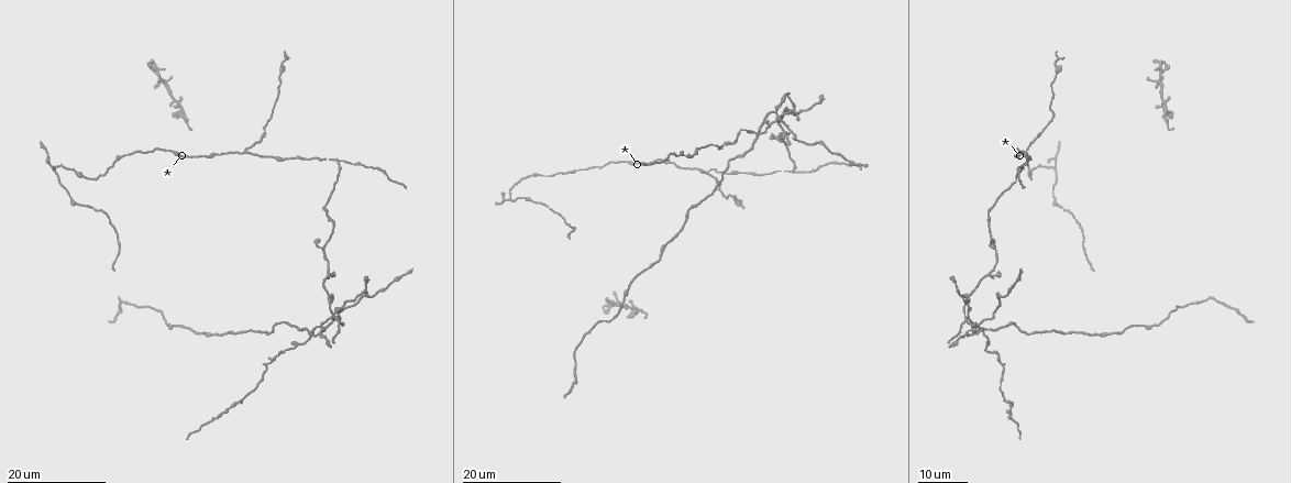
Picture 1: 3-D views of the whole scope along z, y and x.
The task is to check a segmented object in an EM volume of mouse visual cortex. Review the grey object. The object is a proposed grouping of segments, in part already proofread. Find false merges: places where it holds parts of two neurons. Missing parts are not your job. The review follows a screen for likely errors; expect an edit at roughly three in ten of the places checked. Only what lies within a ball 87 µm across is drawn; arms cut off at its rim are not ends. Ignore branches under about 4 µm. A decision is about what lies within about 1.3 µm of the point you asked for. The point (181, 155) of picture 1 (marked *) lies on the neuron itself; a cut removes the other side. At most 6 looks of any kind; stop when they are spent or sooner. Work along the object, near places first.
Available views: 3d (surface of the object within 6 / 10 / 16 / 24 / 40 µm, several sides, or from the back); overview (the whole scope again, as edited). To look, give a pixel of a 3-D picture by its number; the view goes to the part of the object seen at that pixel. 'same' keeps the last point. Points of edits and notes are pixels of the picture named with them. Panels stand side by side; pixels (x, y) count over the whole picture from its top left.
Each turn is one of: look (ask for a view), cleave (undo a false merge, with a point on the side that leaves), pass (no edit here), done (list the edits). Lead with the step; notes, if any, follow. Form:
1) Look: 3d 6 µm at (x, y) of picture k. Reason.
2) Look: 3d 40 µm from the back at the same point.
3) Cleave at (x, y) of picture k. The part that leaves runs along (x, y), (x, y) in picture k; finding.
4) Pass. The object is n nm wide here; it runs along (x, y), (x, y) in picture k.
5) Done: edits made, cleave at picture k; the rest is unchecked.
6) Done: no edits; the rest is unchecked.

Look: 3d 24 µm at (699, 170) of picture 1. Two arms in line, one across.

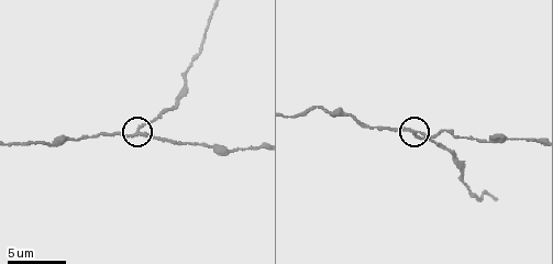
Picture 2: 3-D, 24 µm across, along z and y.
Look: 3d 6 µm at (140, 132) of picture 2. Zoom in.

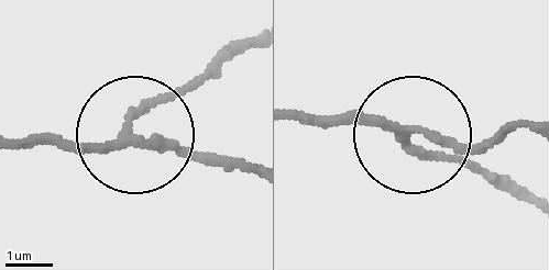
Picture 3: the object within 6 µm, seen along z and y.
Pass. The object is 170 nm wide here; it runs along (298, 120), (381, 120), (507, 187) in picture 3; one neuron here.

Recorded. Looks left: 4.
Look: 3d 16 µm at (339, 162) of picture 1. A fork.

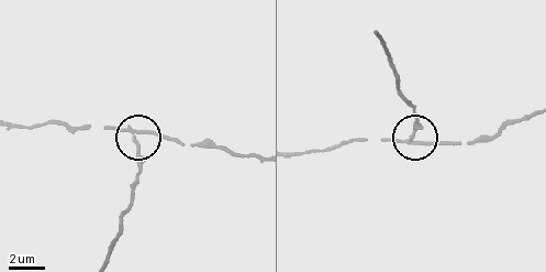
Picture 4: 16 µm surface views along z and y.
Look: 3d 10 µm at (138, 134) of picture 4.

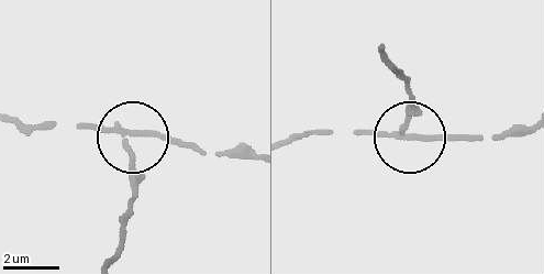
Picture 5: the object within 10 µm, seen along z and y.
Cleave at (130, 161) of picture 5. The side arm is 18 µm long; the part that leaves runs along (121, 129), (135, 190), (114, 254) in picture 5; a second neuron is stuck on.

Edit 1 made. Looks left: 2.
Done: edits made, cleave at picture 5; the rest is unchecked.

